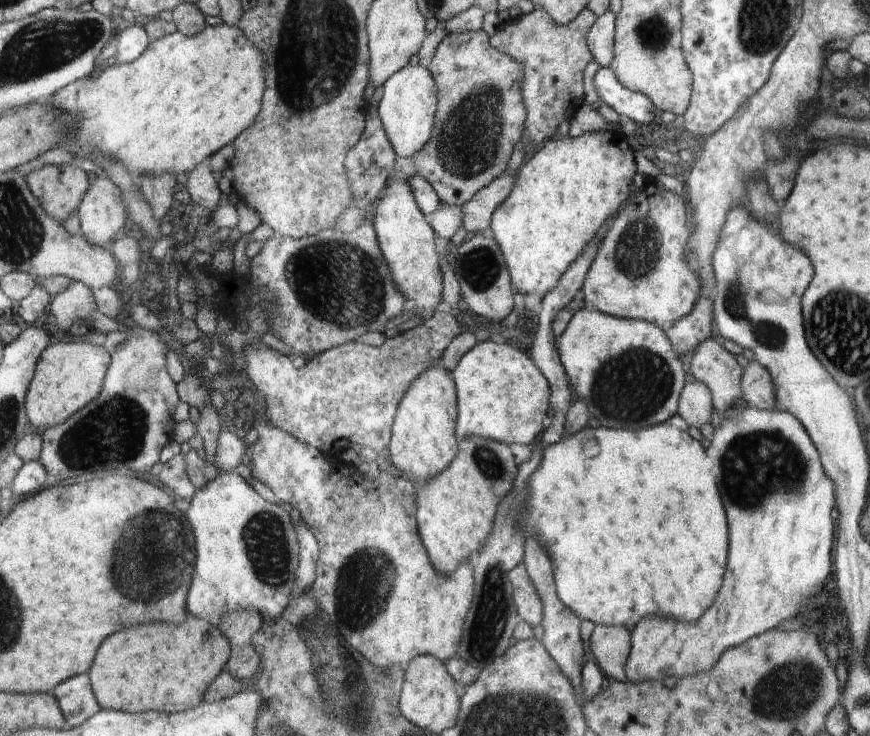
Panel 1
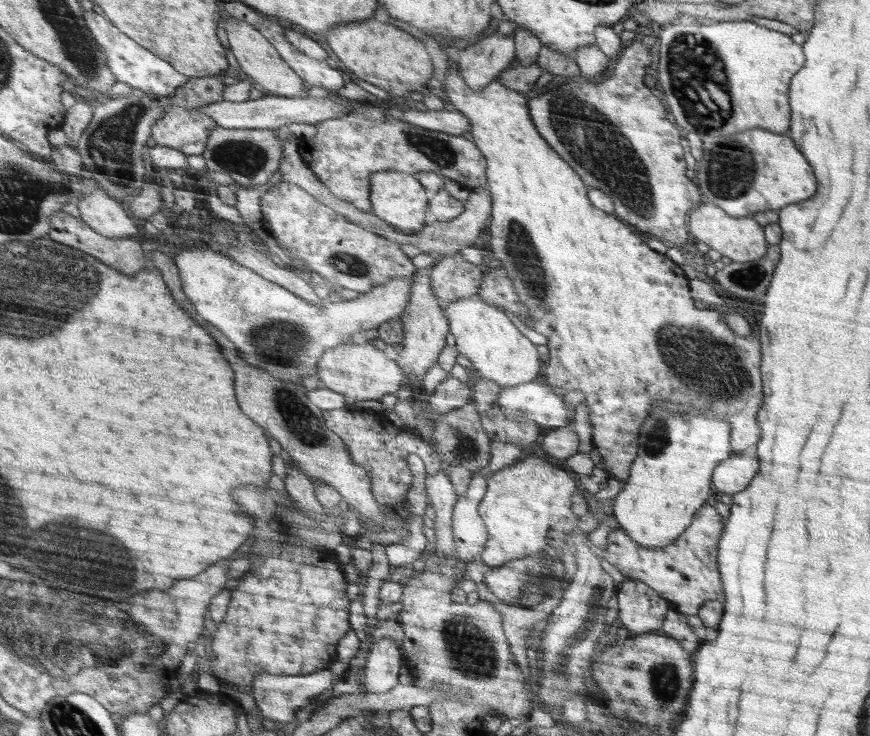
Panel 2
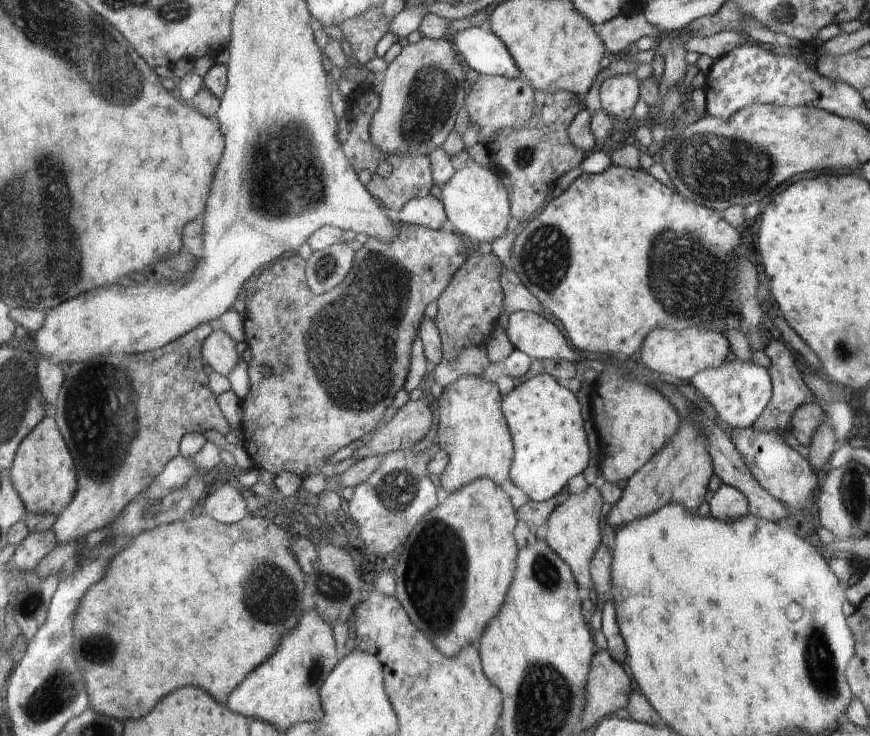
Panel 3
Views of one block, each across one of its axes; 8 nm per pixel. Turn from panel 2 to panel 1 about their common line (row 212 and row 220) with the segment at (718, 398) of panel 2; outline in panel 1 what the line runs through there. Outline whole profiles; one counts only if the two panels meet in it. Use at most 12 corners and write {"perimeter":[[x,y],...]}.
{"perimeter":[[621,130],[531,153],[490,227],[546,297],[630,196]]}

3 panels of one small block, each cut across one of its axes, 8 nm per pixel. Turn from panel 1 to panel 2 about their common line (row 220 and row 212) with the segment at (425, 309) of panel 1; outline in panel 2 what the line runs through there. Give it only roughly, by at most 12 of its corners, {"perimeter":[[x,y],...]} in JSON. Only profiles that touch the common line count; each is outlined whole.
{"perimeter":[[375,172],[378,218],[406,234],[424,227],[428,200],[416,176]]}

